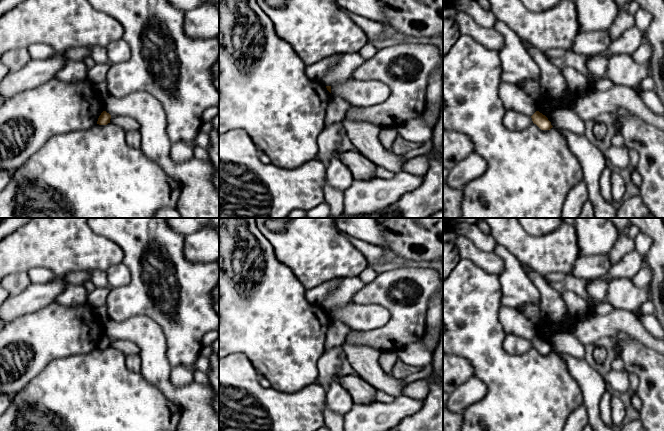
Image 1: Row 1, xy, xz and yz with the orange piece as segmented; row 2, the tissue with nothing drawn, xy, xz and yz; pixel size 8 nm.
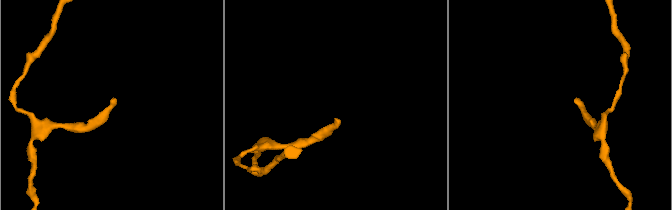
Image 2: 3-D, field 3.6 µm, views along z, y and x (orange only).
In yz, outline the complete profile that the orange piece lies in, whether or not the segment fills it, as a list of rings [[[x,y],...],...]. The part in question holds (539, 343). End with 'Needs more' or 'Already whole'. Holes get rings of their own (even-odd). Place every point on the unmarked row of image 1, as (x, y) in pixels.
[[[536,335],[531,342],[533,347],[536,348],[541,354],[550,354],[553,351],[548,342],[539,335]]]. Already whole

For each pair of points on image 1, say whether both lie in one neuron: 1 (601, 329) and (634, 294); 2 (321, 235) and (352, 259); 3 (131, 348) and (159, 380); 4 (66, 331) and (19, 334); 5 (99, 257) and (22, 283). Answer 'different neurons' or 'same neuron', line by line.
1: different neurons
2: same neuron
3: different neurons
4: same neuron
5: different neurons

